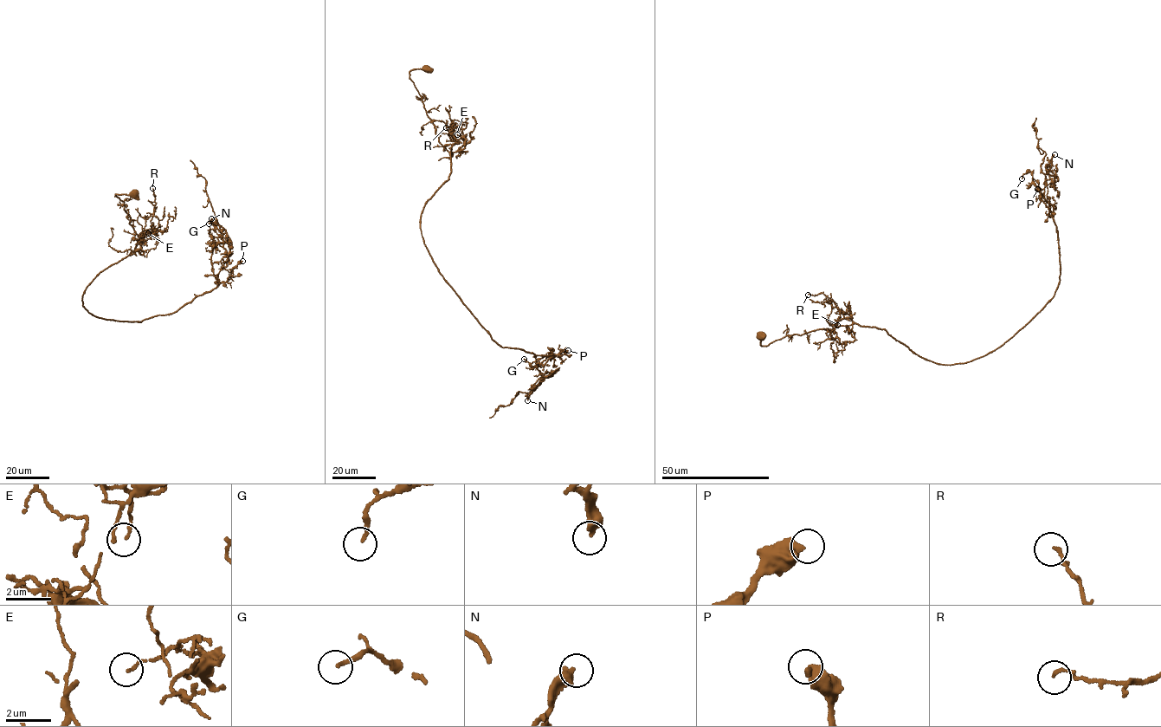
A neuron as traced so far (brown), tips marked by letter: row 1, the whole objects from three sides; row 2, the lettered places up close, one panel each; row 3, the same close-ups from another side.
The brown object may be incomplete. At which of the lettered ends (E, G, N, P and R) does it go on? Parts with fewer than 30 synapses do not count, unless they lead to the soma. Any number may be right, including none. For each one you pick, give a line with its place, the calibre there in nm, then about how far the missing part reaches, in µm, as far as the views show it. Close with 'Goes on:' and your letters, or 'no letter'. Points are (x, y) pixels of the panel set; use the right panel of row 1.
Goes on: no letter

